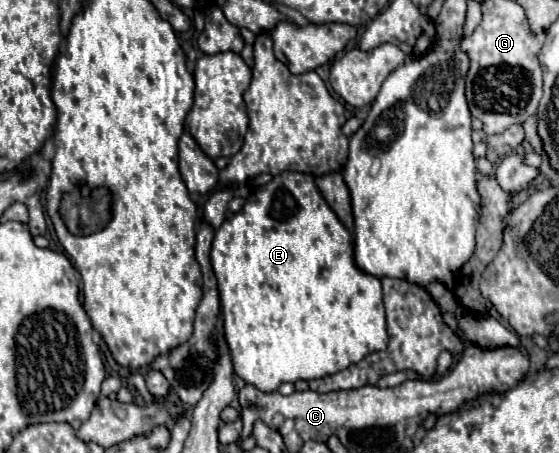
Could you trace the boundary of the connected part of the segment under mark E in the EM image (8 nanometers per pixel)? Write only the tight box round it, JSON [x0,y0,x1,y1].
[212,172,388,392]

